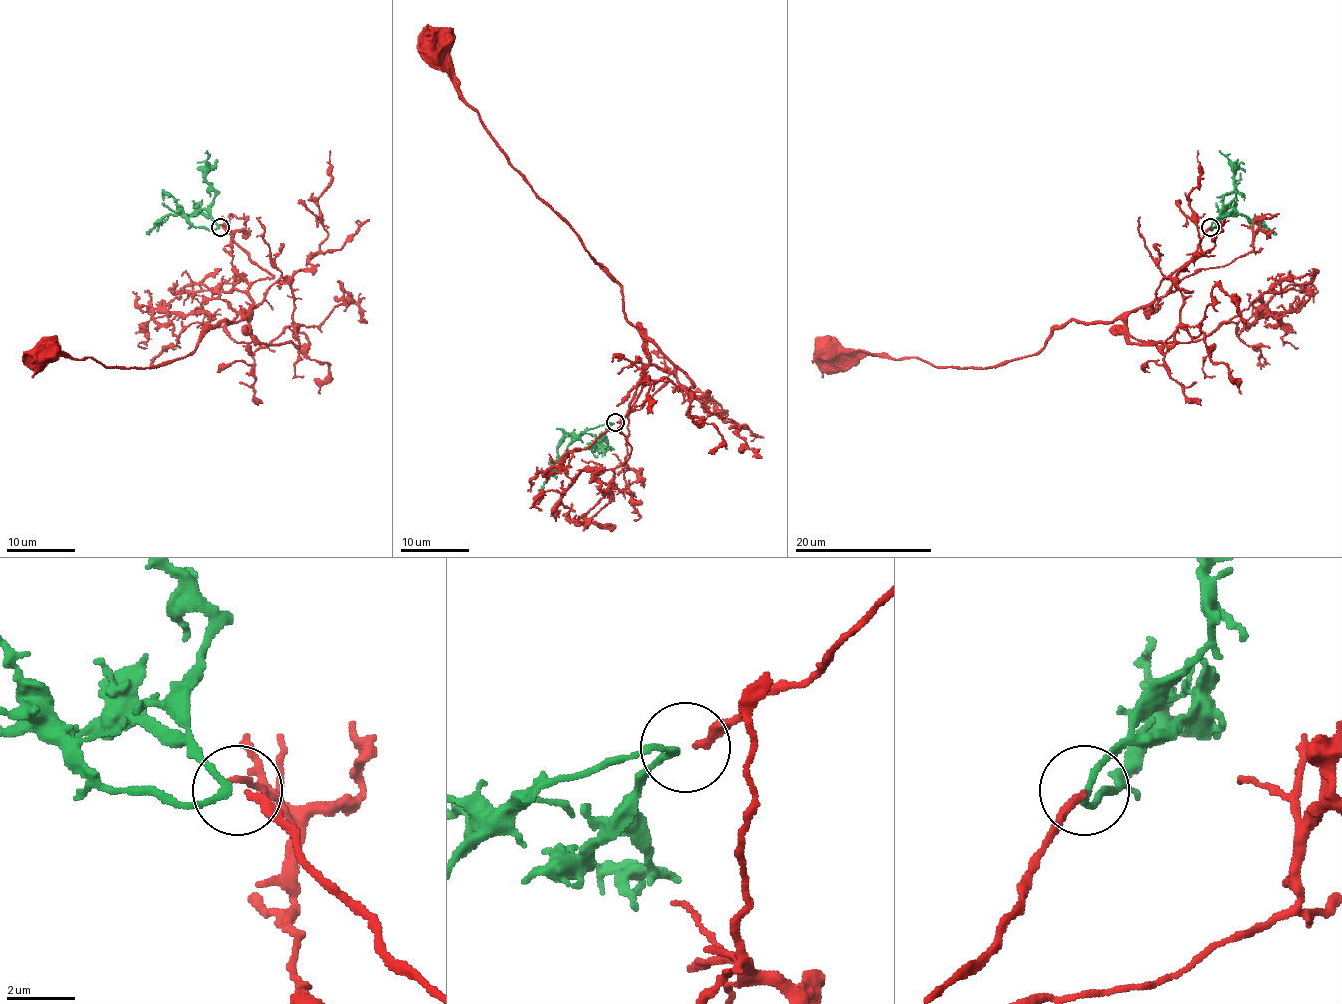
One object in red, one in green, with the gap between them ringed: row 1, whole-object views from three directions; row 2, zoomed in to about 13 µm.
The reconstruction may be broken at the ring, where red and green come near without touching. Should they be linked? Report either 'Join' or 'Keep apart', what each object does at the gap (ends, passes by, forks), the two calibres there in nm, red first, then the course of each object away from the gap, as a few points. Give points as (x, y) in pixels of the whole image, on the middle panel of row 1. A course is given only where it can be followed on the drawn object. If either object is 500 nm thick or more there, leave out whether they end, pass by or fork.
Join. At the ring red ends. At the ring green passes by. Thickness 240 nm (red) against 170 nm. Course of red: (617, 422), (667, 381), (642, 381), (648, 354), (624, 311), (622, 285), (544, 202), (462, 96), (443, 39). Course of green: (613, 422), (589, 428), (574, 441), (553, 465), (553, 474), (541, 489)

